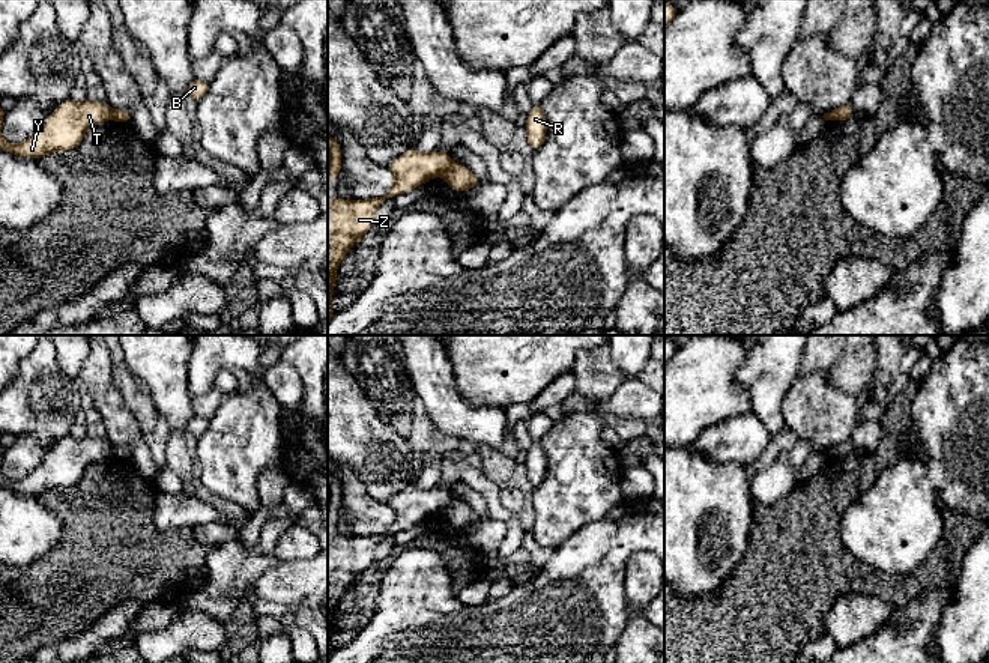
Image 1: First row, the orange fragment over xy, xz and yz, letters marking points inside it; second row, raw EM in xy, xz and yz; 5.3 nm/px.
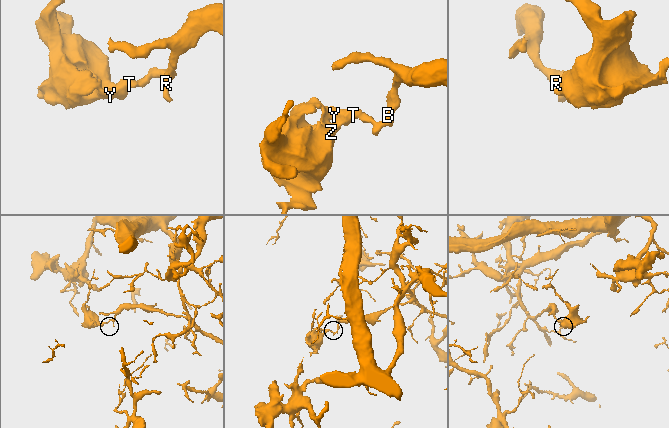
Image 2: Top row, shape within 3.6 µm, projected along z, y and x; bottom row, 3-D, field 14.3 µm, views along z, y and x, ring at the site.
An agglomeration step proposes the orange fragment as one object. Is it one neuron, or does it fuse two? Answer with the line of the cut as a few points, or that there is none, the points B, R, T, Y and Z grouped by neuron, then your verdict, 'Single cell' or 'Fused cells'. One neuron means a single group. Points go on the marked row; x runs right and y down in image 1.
Split along xz (453, 163), (442, 175). Groups: B R / T Y Z. Fused cells

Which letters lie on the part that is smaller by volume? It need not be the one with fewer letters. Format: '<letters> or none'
T, Y, Z

